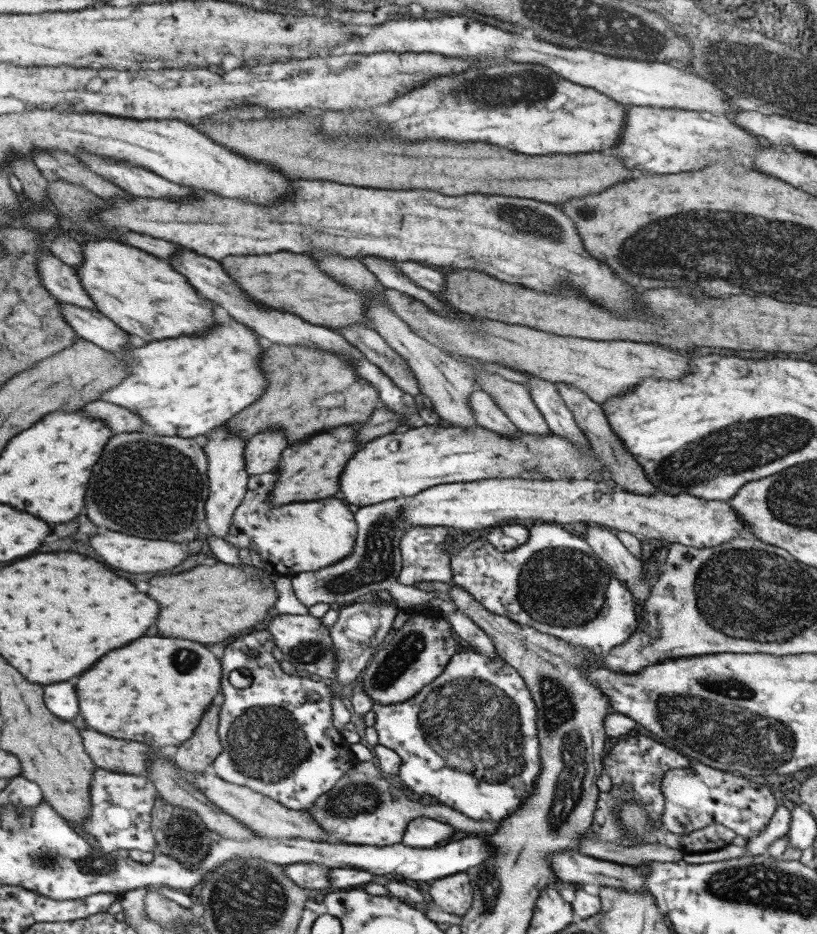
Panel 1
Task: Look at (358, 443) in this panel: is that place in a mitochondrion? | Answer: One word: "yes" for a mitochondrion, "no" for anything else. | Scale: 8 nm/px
no

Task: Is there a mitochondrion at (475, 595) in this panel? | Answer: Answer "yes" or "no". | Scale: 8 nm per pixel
no

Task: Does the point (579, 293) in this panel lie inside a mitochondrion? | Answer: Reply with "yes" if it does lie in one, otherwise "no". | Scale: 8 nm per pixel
no

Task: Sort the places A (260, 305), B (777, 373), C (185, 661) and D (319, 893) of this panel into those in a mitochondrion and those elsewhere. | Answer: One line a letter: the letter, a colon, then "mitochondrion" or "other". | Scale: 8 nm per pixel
A: other
B: other
C: mitochondrion
D: other

